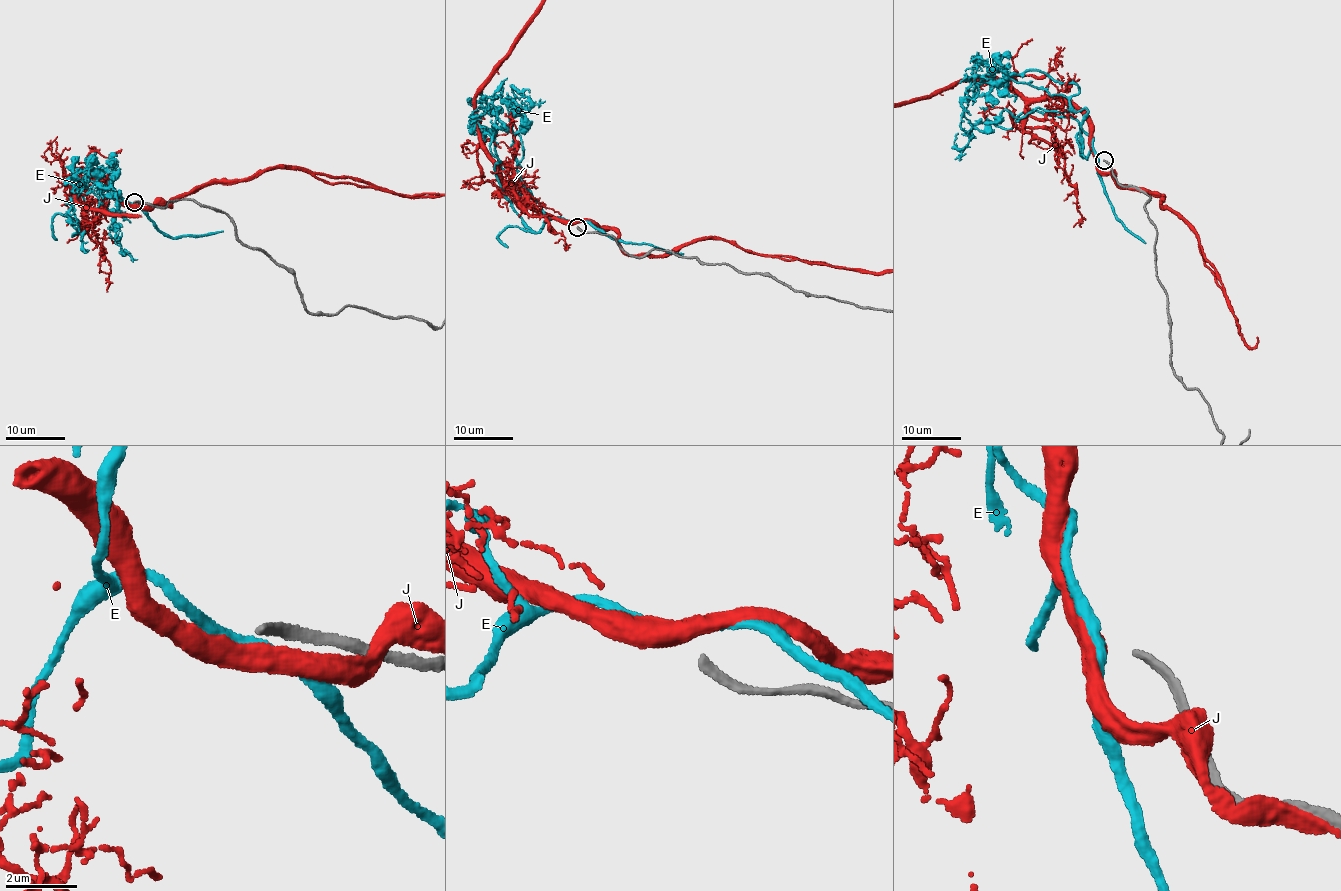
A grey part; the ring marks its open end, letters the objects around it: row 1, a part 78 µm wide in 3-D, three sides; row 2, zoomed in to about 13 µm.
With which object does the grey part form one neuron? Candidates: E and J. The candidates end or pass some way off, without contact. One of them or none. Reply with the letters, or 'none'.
none

